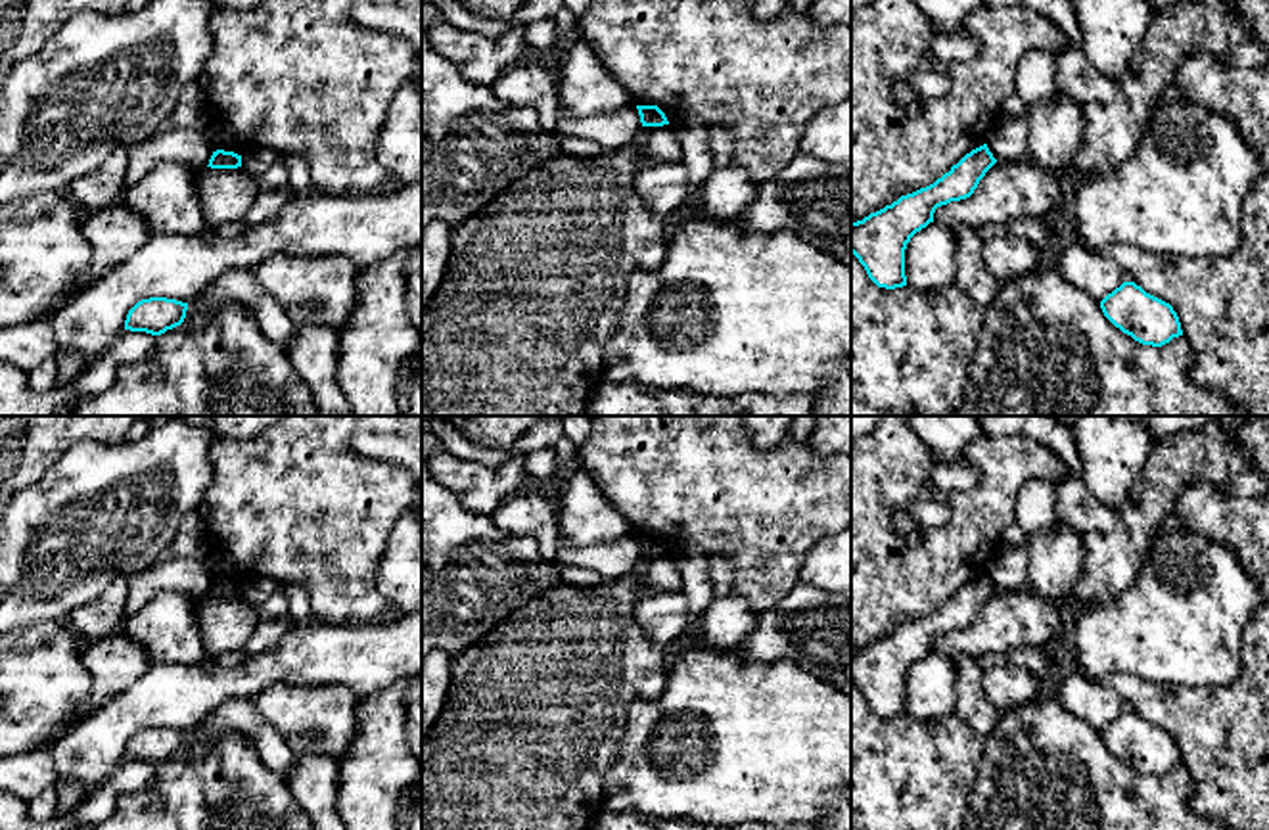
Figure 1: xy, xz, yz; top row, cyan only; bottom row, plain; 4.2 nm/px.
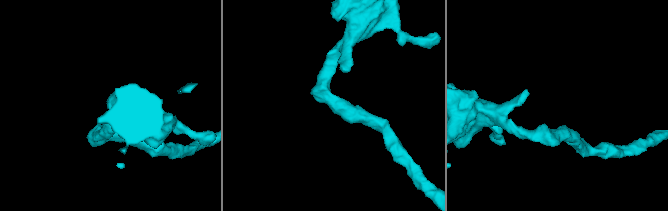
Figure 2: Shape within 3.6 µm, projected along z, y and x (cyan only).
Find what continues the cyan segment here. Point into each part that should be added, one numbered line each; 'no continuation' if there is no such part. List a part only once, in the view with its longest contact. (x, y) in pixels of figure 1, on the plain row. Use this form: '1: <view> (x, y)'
no continuation

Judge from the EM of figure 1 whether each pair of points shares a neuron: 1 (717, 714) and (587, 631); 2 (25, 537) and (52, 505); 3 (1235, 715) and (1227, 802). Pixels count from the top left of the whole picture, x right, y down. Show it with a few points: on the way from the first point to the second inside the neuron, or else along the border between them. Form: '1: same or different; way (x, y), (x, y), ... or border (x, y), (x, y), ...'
1: different; border (668, 669), (656, 696), (629, 706)
2: same; way (29, 530), (45, 512)
3: same; way (1235, 737), (1235, 781)

